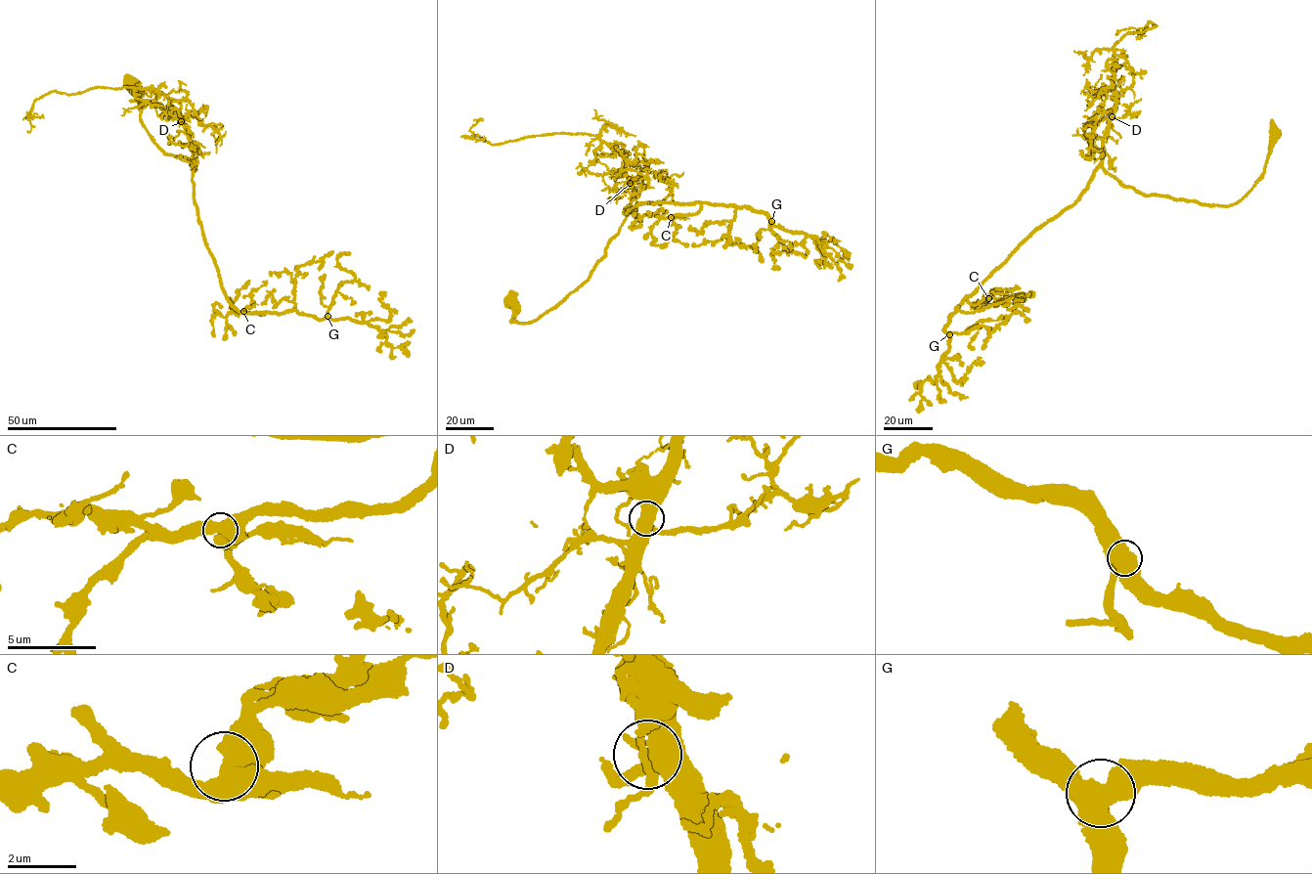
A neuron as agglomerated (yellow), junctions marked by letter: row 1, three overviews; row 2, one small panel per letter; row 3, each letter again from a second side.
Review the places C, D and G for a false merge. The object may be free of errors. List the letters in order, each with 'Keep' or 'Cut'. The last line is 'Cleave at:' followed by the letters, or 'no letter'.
C: Keep
D: Keep
G: Keep
Cleave at: no letter

